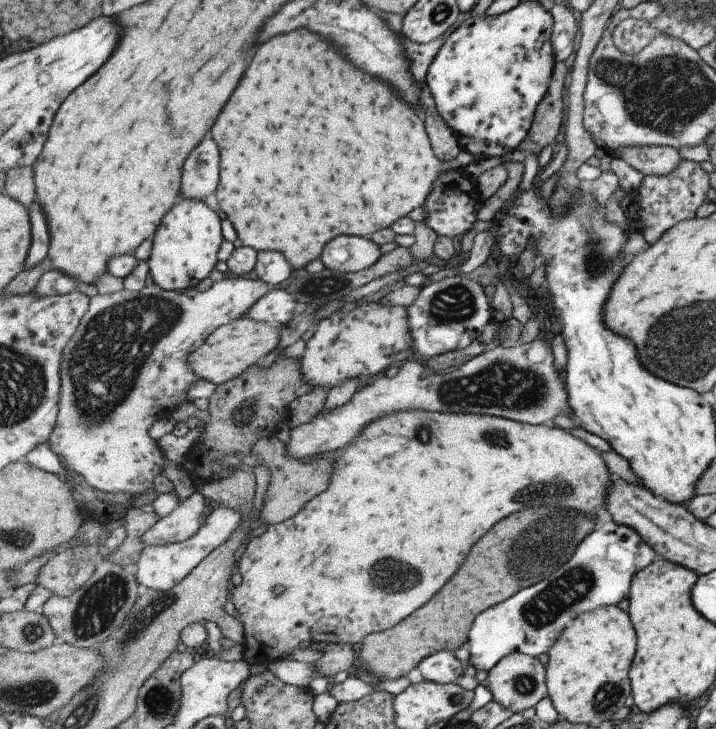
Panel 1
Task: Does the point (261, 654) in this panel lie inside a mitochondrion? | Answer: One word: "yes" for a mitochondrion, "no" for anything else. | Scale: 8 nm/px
no

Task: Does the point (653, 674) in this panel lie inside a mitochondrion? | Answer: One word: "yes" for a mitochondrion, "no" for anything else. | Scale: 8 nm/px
no

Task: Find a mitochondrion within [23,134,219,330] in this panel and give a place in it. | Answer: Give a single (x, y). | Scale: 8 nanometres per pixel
(199, 165)

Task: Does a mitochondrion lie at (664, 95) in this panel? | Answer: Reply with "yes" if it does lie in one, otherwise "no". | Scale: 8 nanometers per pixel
yes

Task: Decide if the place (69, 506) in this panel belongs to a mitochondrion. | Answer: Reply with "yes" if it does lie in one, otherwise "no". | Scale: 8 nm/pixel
no

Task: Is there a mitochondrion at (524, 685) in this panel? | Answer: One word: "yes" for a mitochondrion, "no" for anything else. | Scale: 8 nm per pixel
yes

